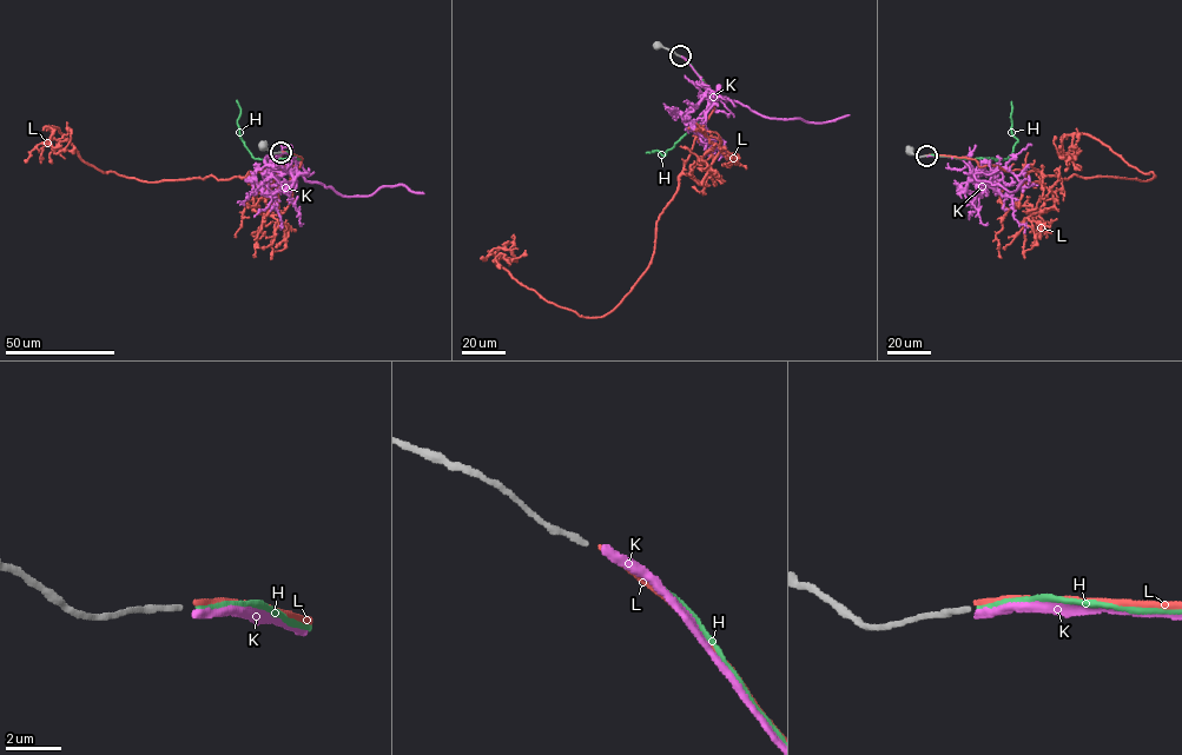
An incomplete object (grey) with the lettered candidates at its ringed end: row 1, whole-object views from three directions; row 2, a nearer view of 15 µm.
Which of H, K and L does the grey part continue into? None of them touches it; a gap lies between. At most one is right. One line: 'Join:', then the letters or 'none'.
Join: H

